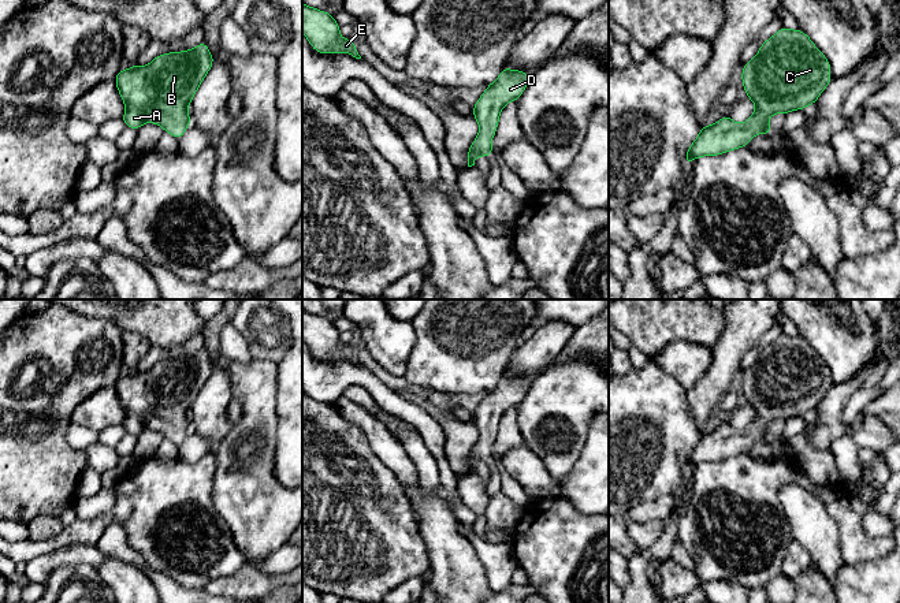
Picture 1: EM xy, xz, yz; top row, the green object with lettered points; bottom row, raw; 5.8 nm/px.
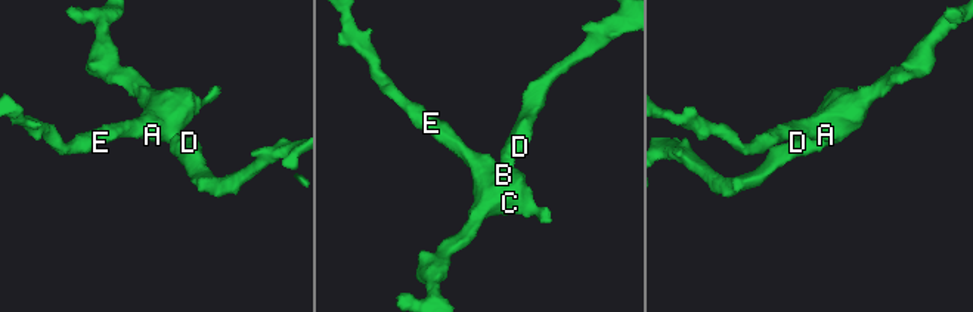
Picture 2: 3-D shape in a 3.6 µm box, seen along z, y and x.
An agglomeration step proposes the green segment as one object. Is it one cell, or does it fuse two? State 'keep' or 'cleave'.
keep

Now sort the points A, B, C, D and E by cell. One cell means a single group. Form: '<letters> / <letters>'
A B C D E

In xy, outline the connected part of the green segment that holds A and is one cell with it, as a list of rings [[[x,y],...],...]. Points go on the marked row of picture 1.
[[[202,41],[189,51],[159,55],[148,66],[119,71],[115,83],[126,105],[124,124],[138,130],[150,122],[181,139],[191,123],[187,105],[212,63],[213,56]]]

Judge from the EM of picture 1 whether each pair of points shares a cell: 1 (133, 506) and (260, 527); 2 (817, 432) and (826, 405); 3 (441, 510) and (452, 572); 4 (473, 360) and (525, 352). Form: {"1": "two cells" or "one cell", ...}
{"1": "two cells", "2": "one cell", "3": "one cell", "4": "two cells"}

